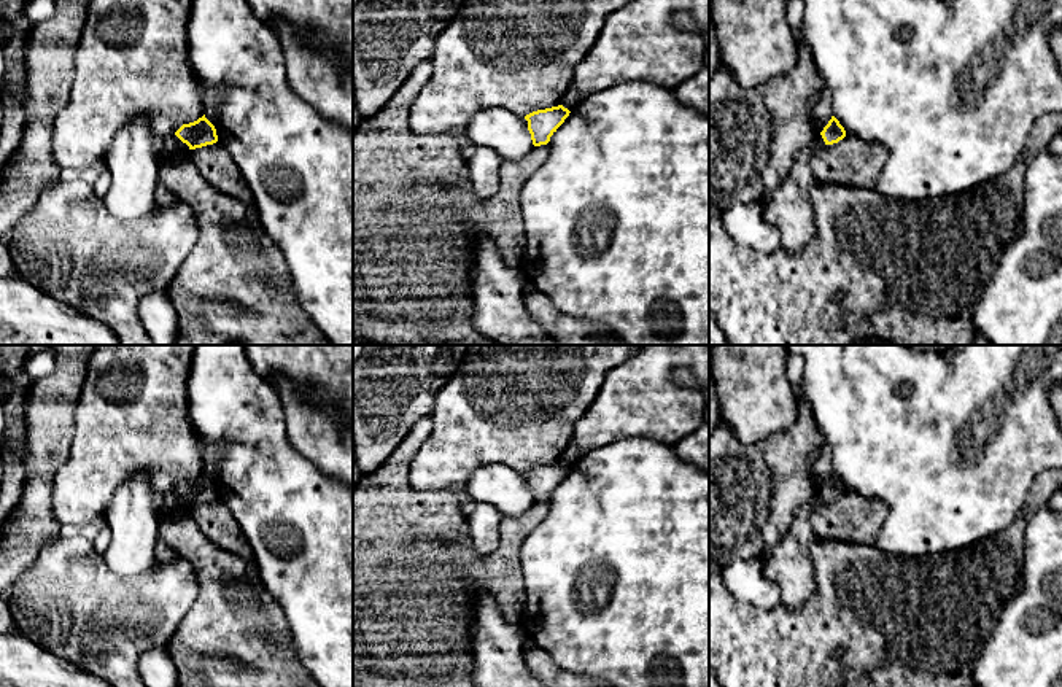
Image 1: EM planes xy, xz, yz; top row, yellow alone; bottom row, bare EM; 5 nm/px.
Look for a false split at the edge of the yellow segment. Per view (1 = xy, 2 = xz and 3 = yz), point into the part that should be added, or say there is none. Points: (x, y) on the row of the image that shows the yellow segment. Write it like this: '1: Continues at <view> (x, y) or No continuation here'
1: No continuation here
2: No continuation here
3: No continuation here

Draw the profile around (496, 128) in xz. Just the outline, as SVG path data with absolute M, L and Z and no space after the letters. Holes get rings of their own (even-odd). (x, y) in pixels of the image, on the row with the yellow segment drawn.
M491 107L475 113L466 137L474 148L491 148L504 161L525 157L534 148L525 116L504 107Z

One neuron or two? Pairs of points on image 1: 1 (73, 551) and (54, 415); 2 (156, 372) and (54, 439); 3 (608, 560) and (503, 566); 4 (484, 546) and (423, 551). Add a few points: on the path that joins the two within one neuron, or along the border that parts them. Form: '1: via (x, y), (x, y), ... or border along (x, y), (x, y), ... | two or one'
1: border along (59, 533), (42, 546), (35, 563) | two
2: border along (81, 390), (75, 404), (73, 439), (64, 463) | two
3: border along (517, 552), (522, 568), (523, 601) | two
4: border along (465, 511), (472, 547), (480, 555), (490, 557) | two

